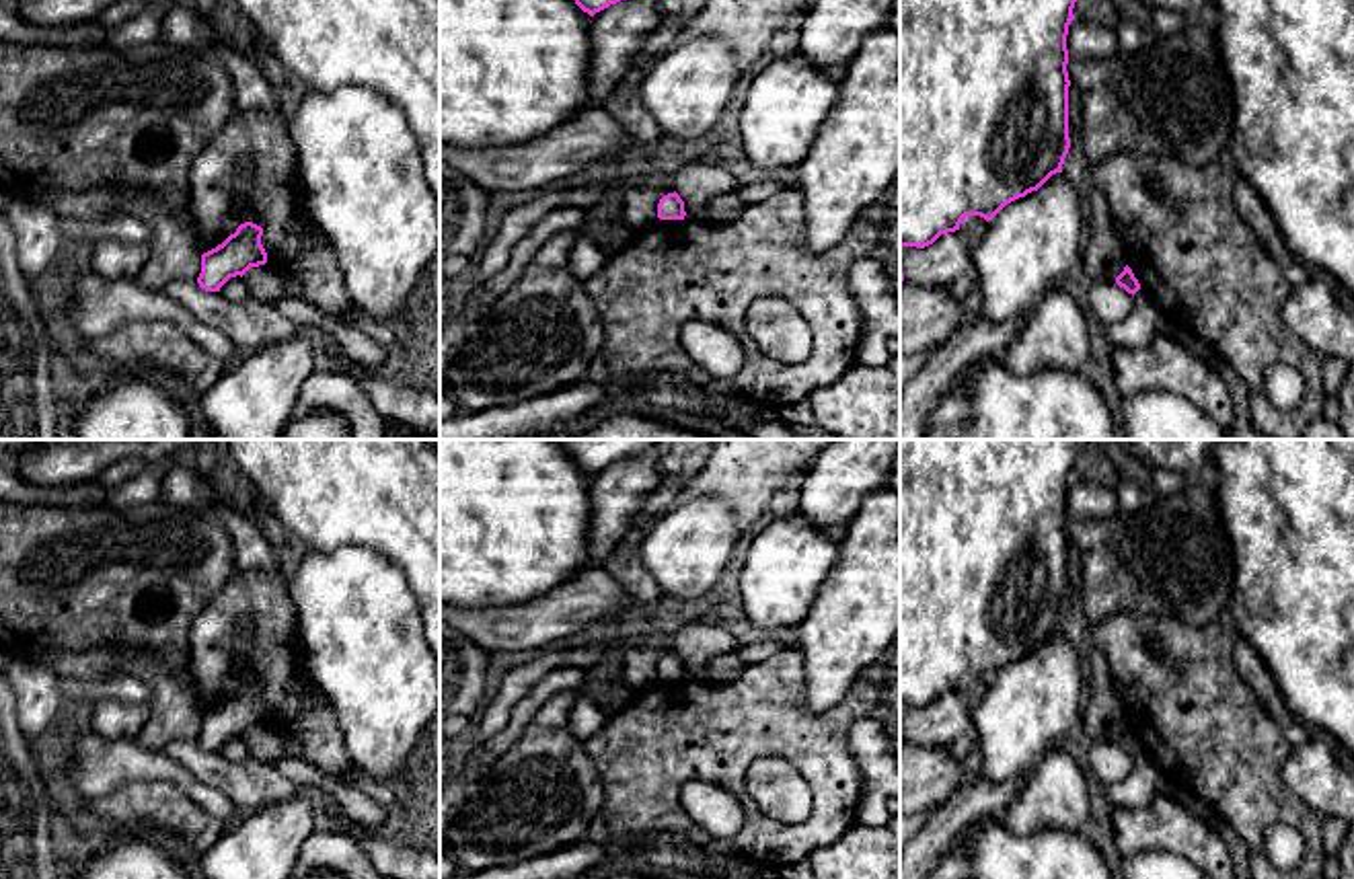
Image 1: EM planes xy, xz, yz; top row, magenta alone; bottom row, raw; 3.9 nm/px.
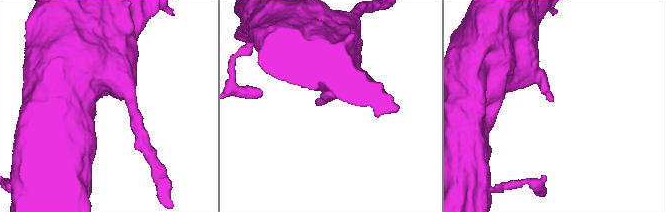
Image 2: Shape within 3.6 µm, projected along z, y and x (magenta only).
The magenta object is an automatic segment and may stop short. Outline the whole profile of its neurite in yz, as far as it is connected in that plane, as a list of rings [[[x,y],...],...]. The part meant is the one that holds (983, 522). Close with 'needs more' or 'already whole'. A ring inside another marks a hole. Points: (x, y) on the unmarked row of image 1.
[[[900,440],[900,709],[925,709],[960,690],[966,676],[992,680],[1007,663],[1038,651],[1062,633],[1068,598],[1068,485],[1075,479],[1079,440]]]; already whole

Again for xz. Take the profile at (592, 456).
[[[559,440],[563,450],[575,460],[575,464],[594,476],[596,472],[641,454],[657,440]]]; already whole

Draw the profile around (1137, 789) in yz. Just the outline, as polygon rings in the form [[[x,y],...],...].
[[[1138,750],[1134,754],[1132,770],[1120,780],[1107,787],[1107,799],[1112,807],[1146,807],[1157,795],[1157,782],[1161,772],[1157,764]]]

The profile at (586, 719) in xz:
[[[586,684],[579,688],[575,706],[571,709],[569,731],[586,741],[608,723],[608,715],[598,706],[598,702],[586,692]]]

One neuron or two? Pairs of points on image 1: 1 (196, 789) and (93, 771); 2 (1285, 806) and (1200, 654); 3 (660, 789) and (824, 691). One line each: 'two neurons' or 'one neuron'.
1: one neuron
2: one neuron
3: two neurons

